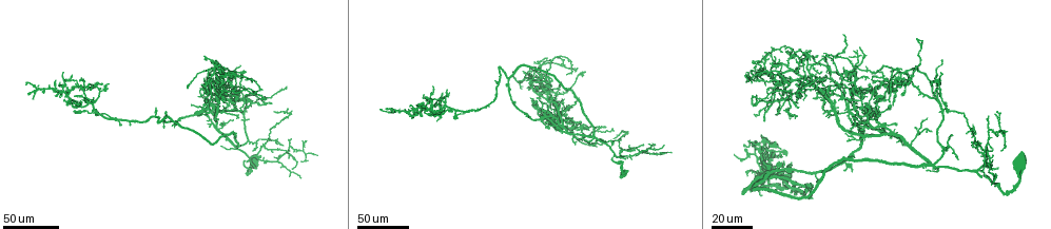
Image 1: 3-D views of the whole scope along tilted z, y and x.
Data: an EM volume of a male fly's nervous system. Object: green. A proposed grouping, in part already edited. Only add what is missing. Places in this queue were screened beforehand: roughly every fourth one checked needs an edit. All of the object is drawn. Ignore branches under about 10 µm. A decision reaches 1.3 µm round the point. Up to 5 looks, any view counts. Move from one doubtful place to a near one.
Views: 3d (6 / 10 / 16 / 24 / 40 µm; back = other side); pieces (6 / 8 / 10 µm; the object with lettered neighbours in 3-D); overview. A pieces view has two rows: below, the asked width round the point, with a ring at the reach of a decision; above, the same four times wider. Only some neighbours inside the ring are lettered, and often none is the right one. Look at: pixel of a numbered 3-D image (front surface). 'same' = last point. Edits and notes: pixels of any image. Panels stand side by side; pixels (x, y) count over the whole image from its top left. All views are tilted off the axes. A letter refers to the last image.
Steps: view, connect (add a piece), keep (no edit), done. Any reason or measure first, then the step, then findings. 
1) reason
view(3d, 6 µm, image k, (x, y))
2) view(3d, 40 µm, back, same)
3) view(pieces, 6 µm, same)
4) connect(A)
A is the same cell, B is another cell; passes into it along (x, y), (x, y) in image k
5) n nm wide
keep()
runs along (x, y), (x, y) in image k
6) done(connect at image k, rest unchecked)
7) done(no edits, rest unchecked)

thin end
view(3d, 40 µm, image 1, (410, 117))

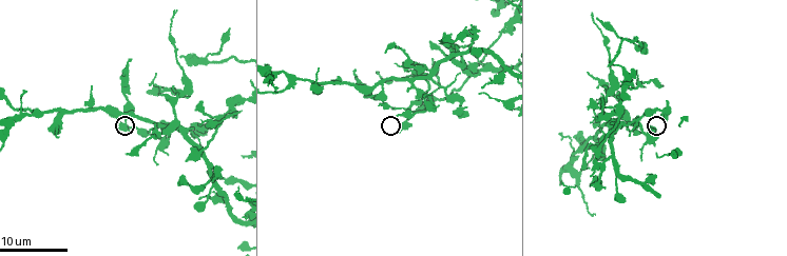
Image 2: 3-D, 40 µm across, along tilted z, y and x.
see the neighbours
view(pieces, 10 µm, image 2, (385, 116))

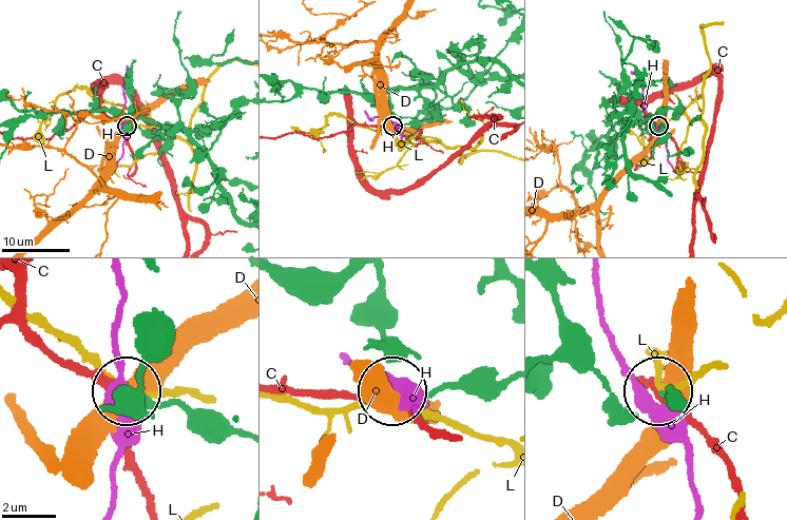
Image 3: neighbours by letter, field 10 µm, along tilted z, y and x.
keep()
C, D, H and L are other cells; none of them fits

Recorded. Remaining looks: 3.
free end
view(3d, 16 µm, image 2, (408, 90))

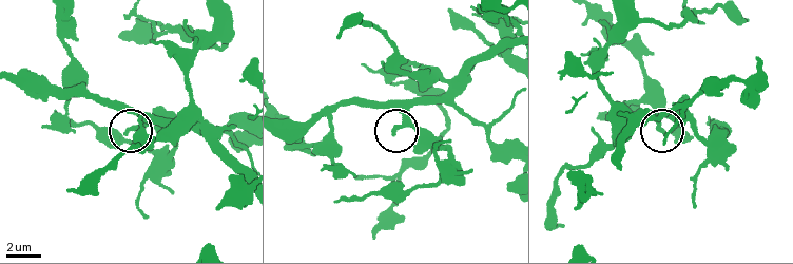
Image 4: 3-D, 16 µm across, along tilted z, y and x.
view(pieces, 8 µm, image 4, (394, 131))

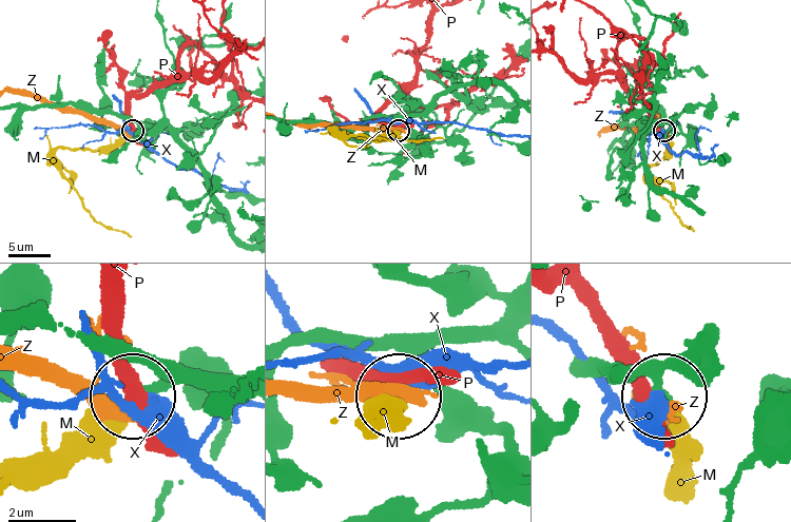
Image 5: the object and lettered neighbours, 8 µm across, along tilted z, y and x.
connect(M)
M is the same cell, P, X and Z are other cells; the neuron continues

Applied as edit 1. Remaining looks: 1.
done(connect at image 5, rest unchecked)

